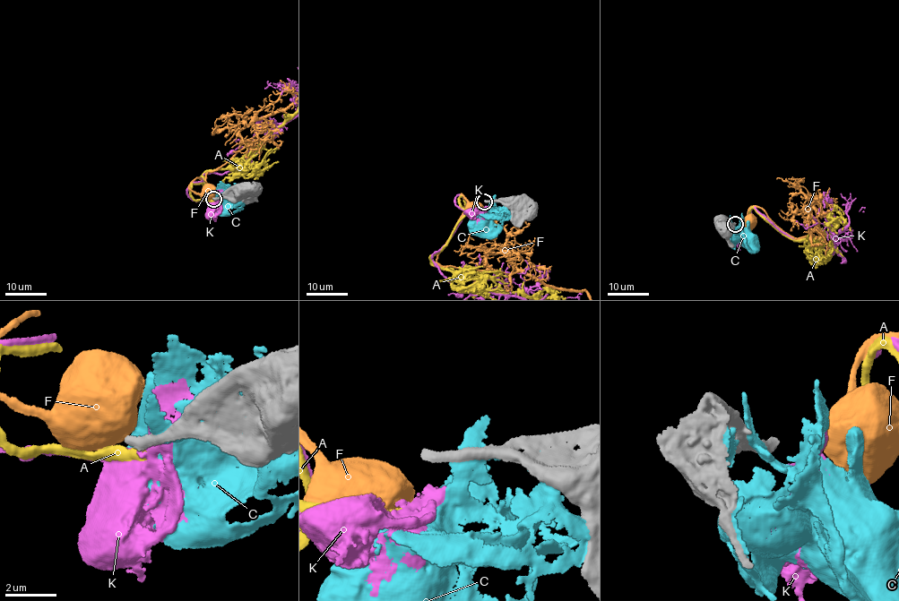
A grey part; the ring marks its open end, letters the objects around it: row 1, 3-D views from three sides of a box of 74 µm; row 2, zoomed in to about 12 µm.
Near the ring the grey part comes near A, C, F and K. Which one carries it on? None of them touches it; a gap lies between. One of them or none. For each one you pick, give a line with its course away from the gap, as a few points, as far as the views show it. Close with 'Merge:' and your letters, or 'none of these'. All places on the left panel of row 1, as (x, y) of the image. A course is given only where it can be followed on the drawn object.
Merge: A

